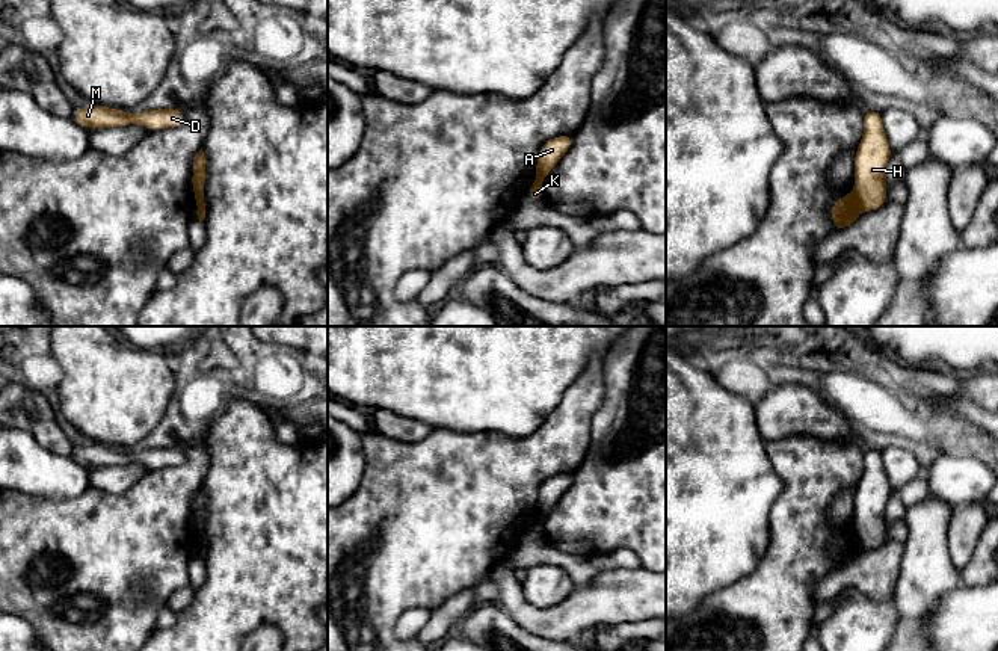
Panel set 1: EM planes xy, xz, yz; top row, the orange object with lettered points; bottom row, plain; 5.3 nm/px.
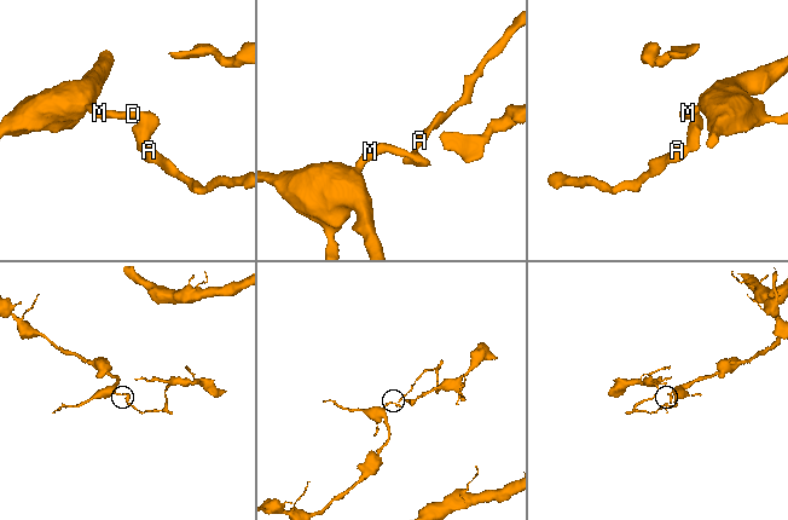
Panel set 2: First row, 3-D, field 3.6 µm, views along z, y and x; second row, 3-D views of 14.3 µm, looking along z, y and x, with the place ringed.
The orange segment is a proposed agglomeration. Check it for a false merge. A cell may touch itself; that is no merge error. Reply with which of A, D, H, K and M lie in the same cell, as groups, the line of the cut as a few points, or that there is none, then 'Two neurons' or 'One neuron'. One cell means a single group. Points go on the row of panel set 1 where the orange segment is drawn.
Groups: A / D H K M. Split along yz (852, 195), (859, 210). Two neurons

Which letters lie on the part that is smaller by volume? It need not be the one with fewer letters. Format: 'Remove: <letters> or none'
Remove: A

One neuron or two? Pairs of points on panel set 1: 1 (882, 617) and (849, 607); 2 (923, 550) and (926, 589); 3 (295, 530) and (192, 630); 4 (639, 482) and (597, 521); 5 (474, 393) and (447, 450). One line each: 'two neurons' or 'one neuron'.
1: one neuron
2: one neuron
3: one neuron
4: one neuron
5: two neurons

